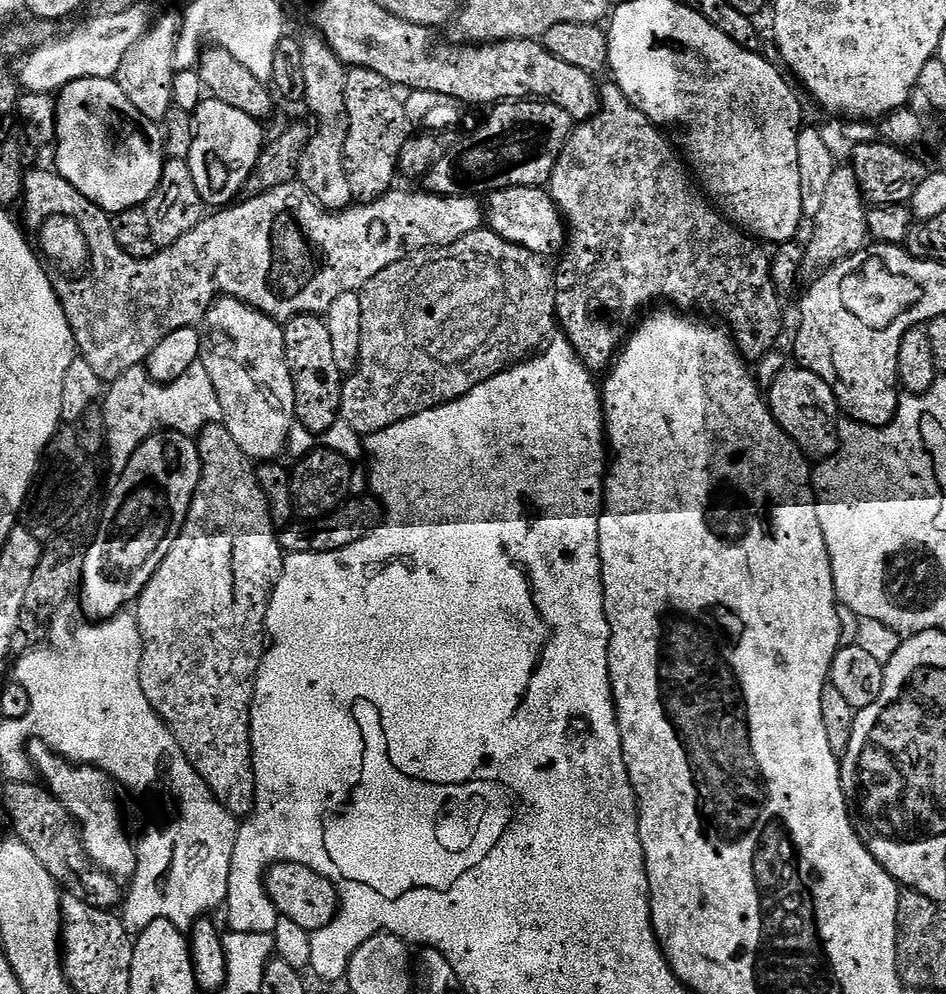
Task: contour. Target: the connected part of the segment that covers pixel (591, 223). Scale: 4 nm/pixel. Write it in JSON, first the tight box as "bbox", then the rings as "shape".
{"bbox":[546,82,782,374],"shape":[[[615,82],[607,83],[599,85],[599,112],[591,116],[589,120],[577,123],[573,127],[568,140],[564,144],[562,154],[554,166],[552,177],[546,185],[546,191],[551,196],[552,201],[556,203],[556,207],[560,209],[560,215],[564,217],[564,223],[568,231],[566,247],[559,257],[559,260],[561,259],[560,265],[555,265],[553,273],[555,278],[556,320],[563,337],[570,342],[581,362],[588,367],[589,372],[600,374],[615,361],[628,331],[646,310],[644,308],[650,305],[656,297],[660,298],[666,292],[669,292],[674,299],[681,300],[684,304],[693,304],[696,310],[703,310],[706,306],[706,288],[712,288],[714,292],[720,292],[720,296],[722,296],[726,312],[723,312],[719,319],[726,325],[736,351],[748,362],[762,359],[780,340],[780,304],[782,304],[782,297],[776,293],[776,287],[772,281],[772,261],[769,253],[764,253],[760,249],[763,247],[751,235],[745,234],[739,227],[729,223],[699,191],[696,193],[692,189],[693,181],[690,179],[689,169],[685,167],[677,153],[677,157],[672,153],[673,145],[670,143],[669,137],[657,128],[646,114],[642,114],[642,110],[638,110],[628,101],[626,94],[622,94],[622,90]]]}

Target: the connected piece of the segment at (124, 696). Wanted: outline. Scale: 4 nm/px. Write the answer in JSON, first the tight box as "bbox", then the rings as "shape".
{"bbox":[11,610,237,934],"shape":[[[125,610],[116,616],[111,616],[108,620],[83,623],[66,625],[64,628],[64,640],[56,640],[53,644],[46,645],[45,648],[33,647],[31,650],[24,650],[24,653],[21,654],[16,662],[16,669],[13,670],[11,679],[15,683],[22,685],[32,703],[32,711],[30,713],[30,721],[32,720],[31,739],[40,740],[42,743],[50,745],[55,752],[64,757],[65,760],[71,760],[73,764],[90,768],[101,768],[106,775],[112,777],[113,781],[123,791],[125,788],[136,799],[136,804],[140,807],[140,833],[135,833],[134,836],[136,875],[130,884],[132,893],[129,896],[127,893],[126,899],[122,904],[122,909],[124,908],[124,912],[122,911],[124,929],[129,934],[139,934],[144,932],[146,926],[150,926],[150,922],[155,920],[169,920],[178,929],[191,929],[196,921],[205,919],[209,914],[212,914],[210,912],[214,911],[220,903],[221,907],[228,899],[228,882],[225,878],[230,874],[230,862],[234,854],[234,846],[236,845],[237,817],[222,807],[215,794],[208,789],[207,782],[196,773],[194,766],[186,758],[182,746],[178,746],[174,734],[169,730],[164,719],[156,713],[154,706],[150,706],[140,681],[140,659],[144,653],[144,643],[140,640],[140,627],[133,613]]]}

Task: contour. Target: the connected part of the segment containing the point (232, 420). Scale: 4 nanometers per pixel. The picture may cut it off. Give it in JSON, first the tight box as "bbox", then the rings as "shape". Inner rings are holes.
{"bbox":[198,346,288,462],"shape":[[[200,346],[198,362],[204,367],[206,374],[210,374],[210,382],[214,382],[214,390],[218,394],[218,402],[222,406],[224,427],[230,430],[230,438],[234,438],[234,442],[238,442],[238,450],[242,450],[242,454],[246,454],[249,460],[253,462],[272,462],[272,454],[274,454],[274,462],[279,461],[285,455],[288,447],[286,420],[266,404],[266,398],[260,396],[256,386],[252,384],[252,380],[236,364],[228,362],[230,354],[224,354],[222,350],[224,348],[220,348],[220,352],[216,352],[216,350],[206,350],[206,346]]]}

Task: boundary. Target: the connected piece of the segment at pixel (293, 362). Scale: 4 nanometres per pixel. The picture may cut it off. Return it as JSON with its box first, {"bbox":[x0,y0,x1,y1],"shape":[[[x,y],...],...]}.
{"bbox":[283,314,344,437],"shape":[[[316,314],[296,316],[283,325],[283,330],[286,350],[284,361],[288,364],[290,378],[294,382],[295,423],[315,437],[323,437],[324,432],[340,419],[340,399],[344,389],[342,373],[334,363],[327,319]]]}

